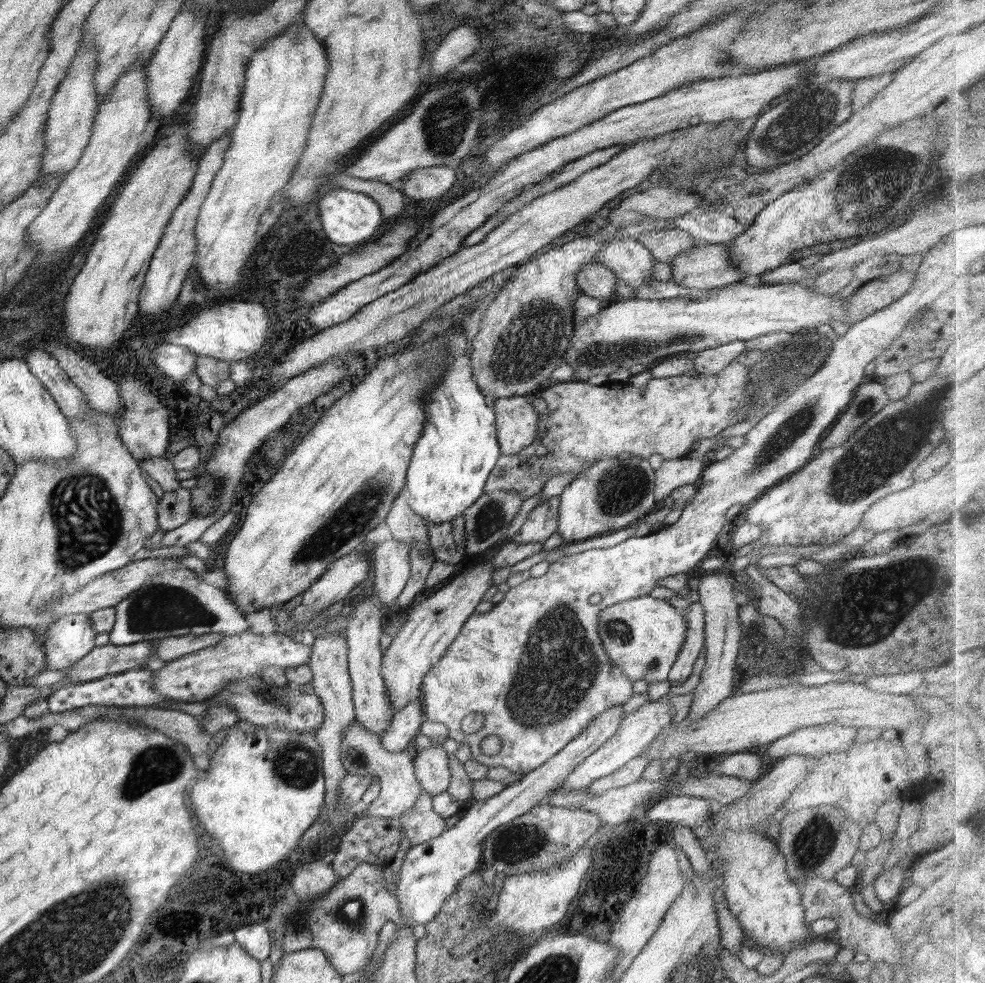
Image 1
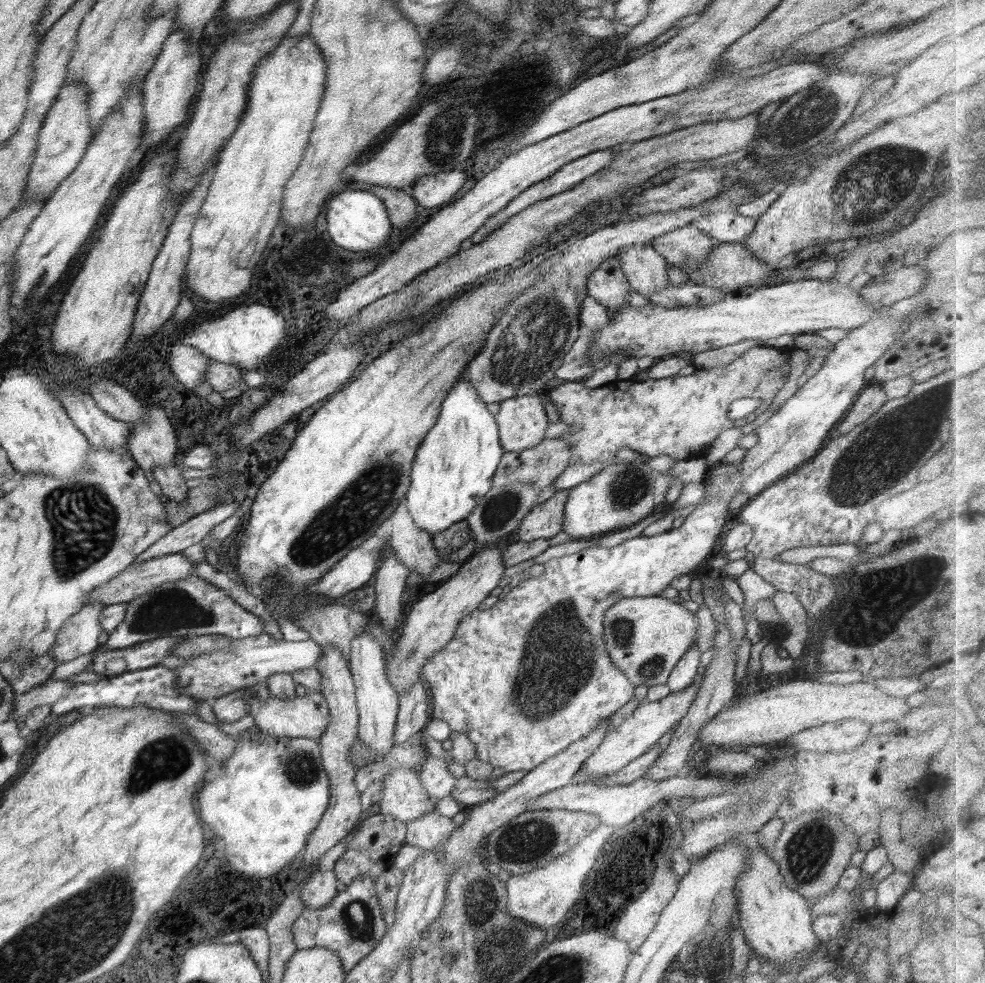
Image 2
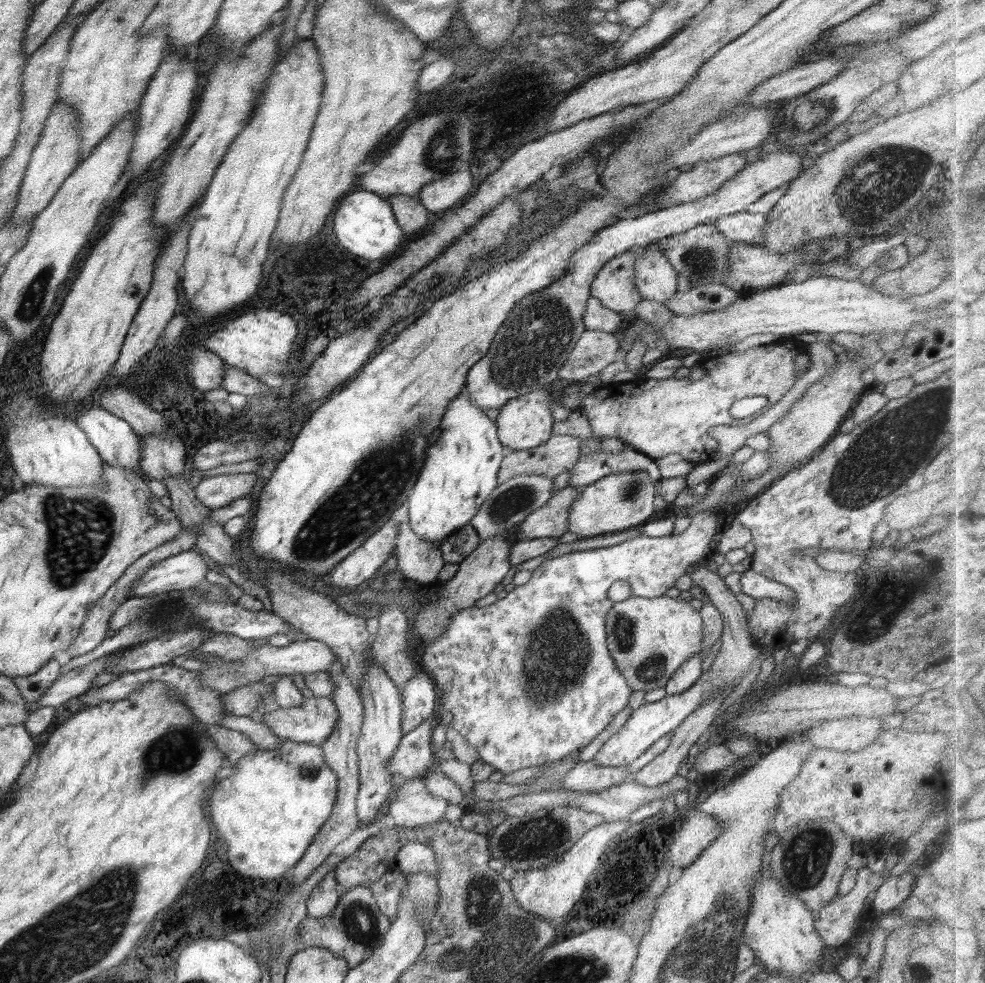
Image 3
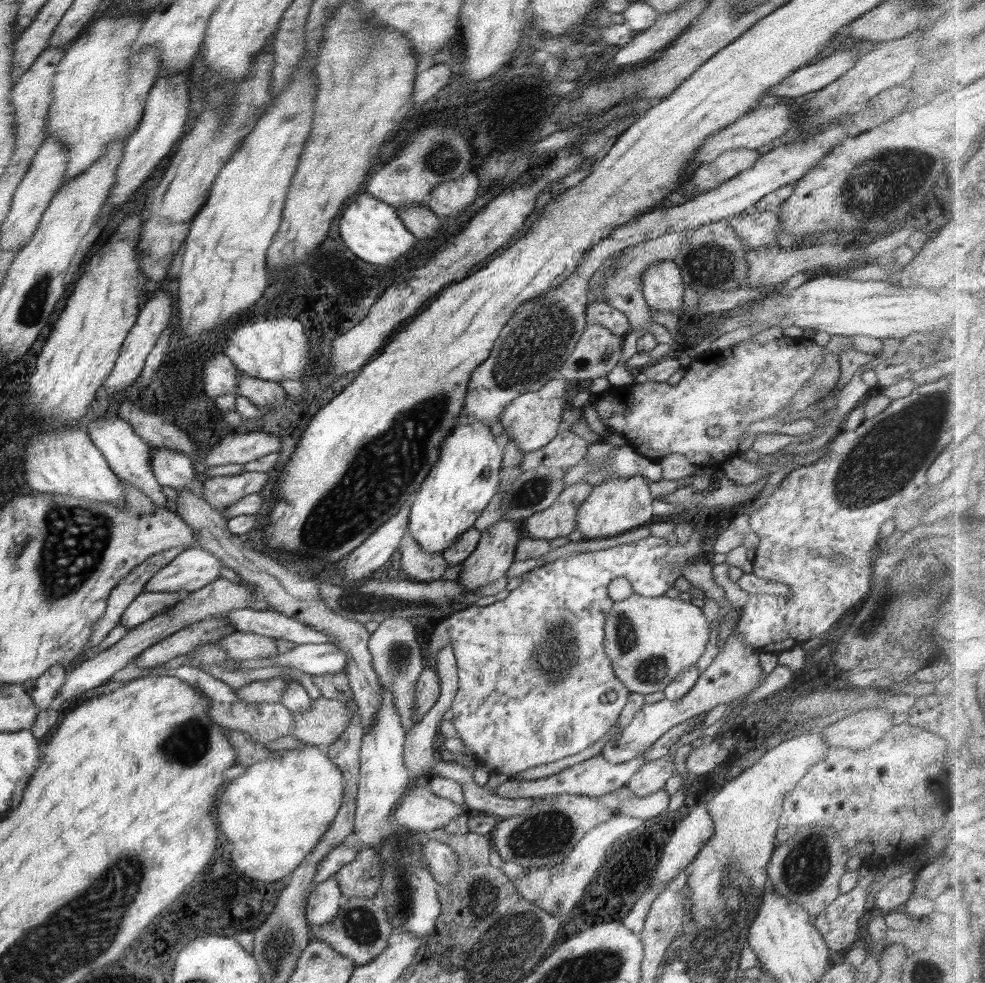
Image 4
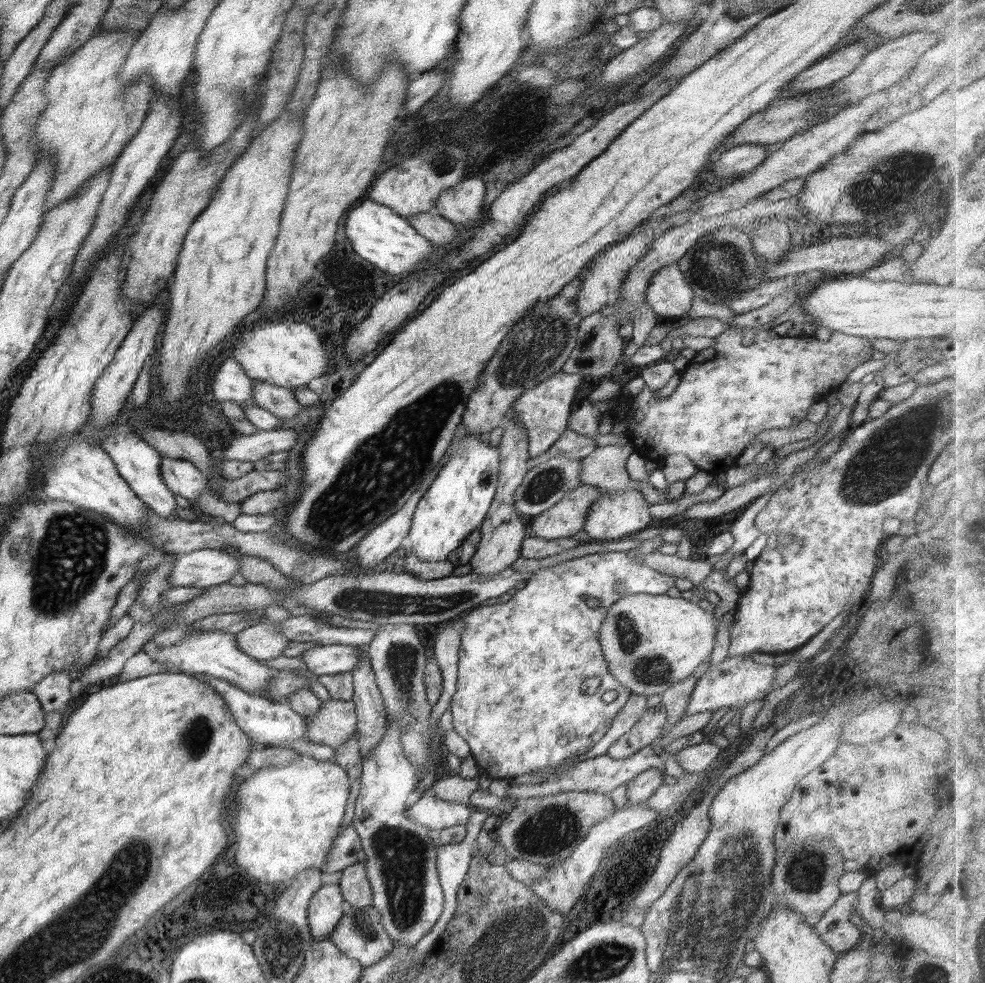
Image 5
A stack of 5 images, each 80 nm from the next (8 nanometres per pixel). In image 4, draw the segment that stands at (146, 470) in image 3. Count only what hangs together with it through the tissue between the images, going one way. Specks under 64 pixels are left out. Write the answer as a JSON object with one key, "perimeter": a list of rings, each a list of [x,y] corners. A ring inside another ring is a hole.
{"perimeter":[[[168,448],[152,449],[152,473],[161,486],[175,490],[187,489],[188,484],[200,478],[200,468],[184,452]]]}

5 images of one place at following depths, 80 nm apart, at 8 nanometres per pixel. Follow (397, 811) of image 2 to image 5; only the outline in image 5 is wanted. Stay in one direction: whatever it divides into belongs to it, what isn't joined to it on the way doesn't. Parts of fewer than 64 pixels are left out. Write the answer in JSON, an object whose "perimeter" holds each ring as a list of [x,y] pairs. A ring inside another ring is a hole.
{"perimeter":[[[432,793],[417,796],[407,808],[410,820],[430,829],[442,830],[451,826],[466,825],[472,806],[440,800]]]}

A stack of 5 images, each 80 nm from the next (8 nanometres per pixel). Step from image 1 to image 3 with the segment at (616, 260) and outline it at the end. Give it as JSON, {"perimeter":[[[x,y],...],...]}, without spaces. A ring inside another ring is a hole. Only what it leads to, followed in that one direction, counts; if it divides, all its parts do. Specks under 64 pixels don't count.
{"perimeter":[[[635,249],[634,282],[644,300],[665,304],[676,290],[678,272],[658,249]]]}

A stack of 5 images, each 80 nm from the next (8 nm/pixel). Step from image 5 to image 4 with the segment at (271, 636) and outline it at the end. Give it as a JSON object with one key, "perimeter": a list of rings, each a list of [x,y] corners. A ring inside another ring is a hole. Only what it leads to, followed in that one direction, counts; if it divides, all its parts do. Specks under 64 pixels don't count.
{"perimeter":[[[234,631],[219,639],[219,646],[233,660],[242,661],[251,658],[267,658],[268,655],[274,654],[277,651],[276,641],[276,638],[269,636]]]}

